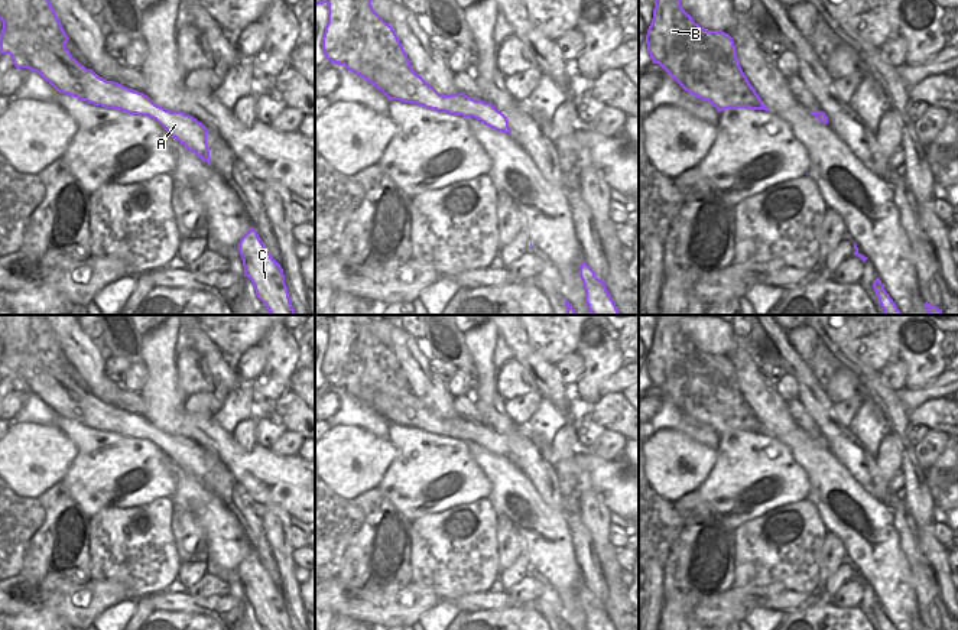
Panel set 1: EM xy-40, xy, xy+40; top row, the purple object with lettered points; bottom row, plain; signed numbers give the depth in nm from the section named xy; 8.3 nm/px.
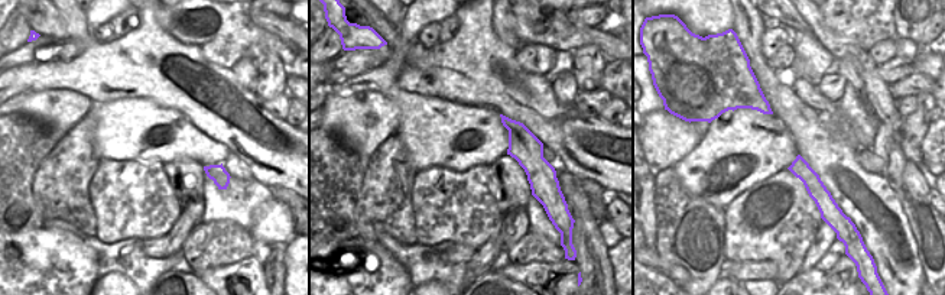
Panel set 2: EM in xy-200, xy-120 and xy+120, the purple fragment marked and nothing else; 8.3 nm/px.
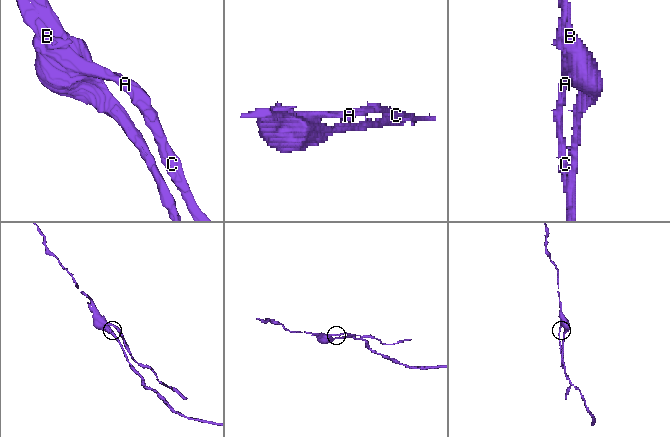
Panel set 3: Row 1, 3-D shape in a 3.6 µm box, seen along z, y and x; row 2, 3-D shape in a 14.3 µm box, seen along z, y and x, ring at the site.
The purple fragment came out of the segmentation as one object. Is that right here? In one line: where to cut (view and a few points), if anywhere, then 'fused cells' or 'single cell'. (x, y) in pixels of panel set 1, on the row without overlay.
xy-40 (68, 379), (70, 406), (85, 424) | fused cells

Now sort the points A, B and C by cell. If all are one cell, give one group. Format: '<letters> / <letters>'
A C / B

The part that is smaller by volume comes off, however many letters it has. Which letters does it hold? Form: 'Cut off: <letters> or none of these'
Cut off: A, C.

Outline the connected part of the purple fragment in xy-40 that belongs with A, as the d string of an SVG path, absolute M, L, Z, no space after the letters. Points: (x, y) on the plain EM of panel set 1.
M68 380L68 387L71 389L69 407L75 410L75 418L81 419L87 426L150 441L188 474L211 488L207 467L208 455L201 445L182 435L166 433L155 428L143 416L98 400L72 380Z

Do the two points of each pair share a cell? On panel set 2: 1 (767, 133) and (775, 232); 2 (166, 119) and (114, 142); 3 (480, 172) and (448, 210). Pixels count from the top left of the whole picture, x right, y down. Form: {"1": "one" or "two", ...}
{"1": "two", "2": "one", "3": "one"}

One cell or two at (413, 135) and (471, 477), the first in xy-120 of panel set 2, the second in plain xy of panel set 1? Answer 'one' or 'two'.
one

